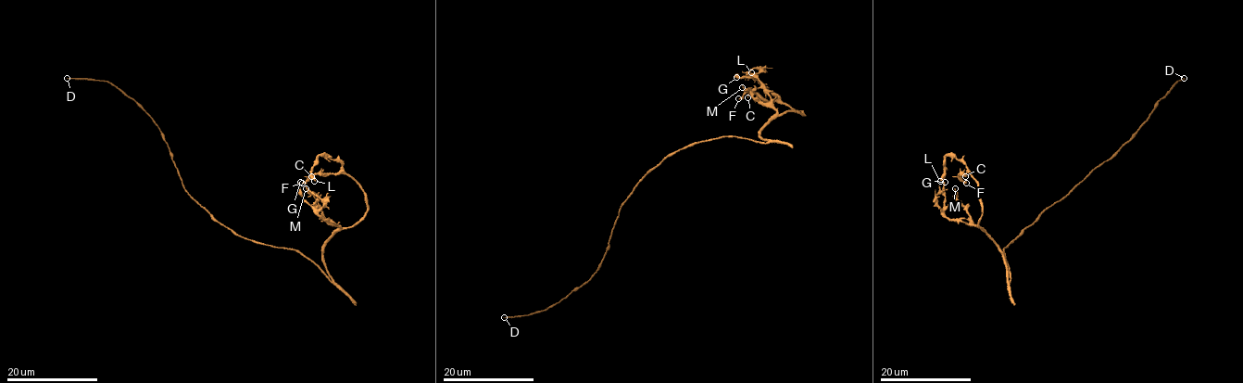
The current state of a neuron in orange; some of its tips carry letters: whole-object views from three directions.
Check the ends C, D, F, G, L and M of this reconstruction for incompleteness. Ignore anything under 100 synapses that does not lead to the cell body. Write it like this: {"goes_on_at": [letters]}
{"goes_on_at": ["D"]}

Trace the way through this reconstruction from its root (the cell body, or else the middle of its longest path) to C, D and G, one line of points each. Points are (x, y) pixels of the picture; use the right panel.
C: (1013, 239), (1003, 248), (1008, 282), (1002, 251), (978, 226), (978, 184), (968, 173), (960, 173), (965, 176)
D: (1013, 239), (1096, 168), (1109, 160), (1148, 117), (1154, 106), (1184, 78)
G: (1013, 239), (1003, 248), (1008, 282), (998, 247), (978, 227), (950, 220), (945, 214), (945, 182)

